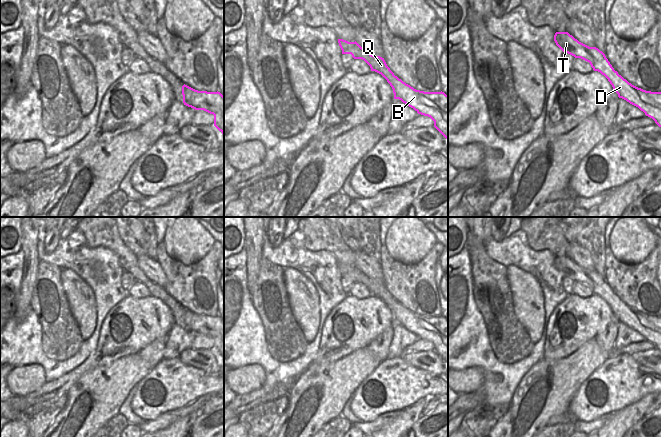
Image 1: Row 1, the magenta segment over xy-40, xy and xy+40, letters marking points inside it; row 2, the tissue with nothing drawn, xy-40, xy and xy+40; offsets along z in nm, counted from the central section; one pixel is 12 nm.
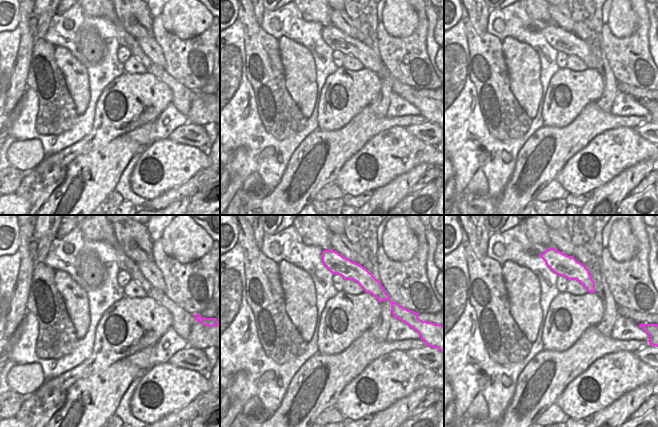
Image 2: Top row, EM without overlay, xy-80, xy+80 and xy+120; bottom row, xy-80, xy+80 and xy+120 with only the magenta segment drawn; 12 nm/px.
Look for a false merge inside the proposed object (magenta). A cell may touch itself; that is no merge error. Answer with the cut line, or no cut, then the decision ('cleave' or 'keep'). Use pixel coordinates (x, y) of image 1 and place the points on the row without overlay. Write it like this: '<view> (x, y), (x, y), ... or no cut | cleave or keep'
no cut | keep

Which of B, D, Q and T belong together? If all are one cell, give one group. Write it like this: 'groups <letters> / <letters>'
groups B D Q T

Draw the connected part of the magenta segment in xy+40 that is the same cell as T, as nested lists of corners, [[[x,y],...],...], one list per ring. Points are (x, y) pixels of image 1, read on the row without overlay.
[[[556,256],[554,265],[563,276],[589,286],[594,295],[608,303],[619,322],[638,331],[661,351],[661,316],[646,315],[632,309],[614,294],[602,275],[579,266],[568,256]]]

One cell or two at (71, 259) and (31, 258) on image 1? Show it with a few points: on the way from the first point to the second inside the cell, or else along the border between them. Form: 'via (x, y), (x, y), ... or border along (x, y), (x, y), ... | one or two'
border along (37, 250), (39, 260) | two

